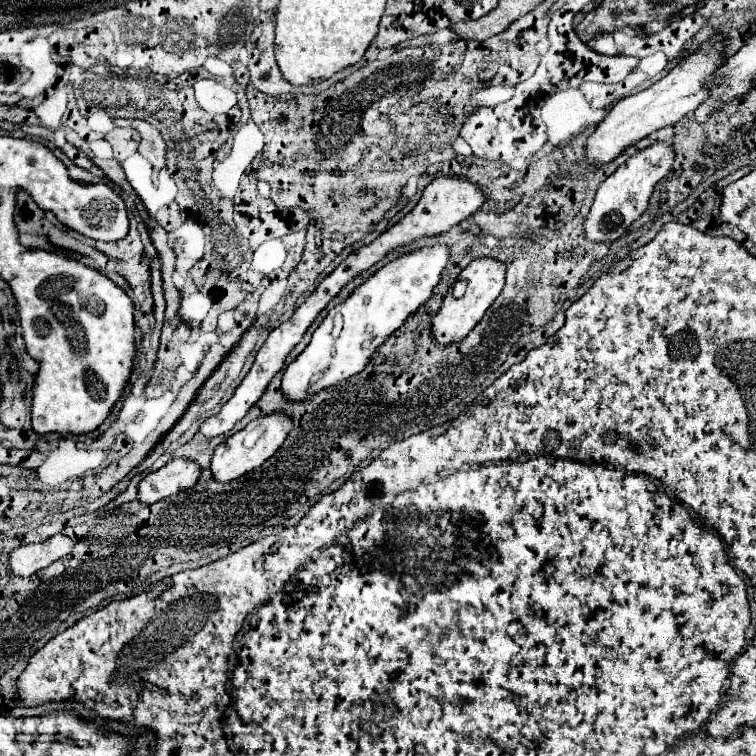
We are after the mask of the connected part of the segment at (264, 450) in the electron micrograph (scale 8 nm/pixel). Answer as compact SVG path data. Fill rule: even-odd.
M282 412L260 416L258 420L250 422L244 430L236 432L234 436L230 436L228 440L224 440L222 444L216 446L216 450L212 454L212 462L210 462L212 478L226 484L226 482L232 482L252 470L260 468L282 446L290 428L292 428L292 420Z

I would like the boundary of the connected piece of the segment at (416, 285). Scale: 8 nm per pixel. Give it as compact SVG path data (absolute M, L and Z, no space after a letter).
M440 244L400 256L398 260L380 268L342 304L328 312L324 322L312 334L312 340L304 352L284 370L282 394L290 402L300 402L364 370L384 340L396 332L396 328L400 328L408 316L414 316L414 312L418 312L418 308L430 300L446 262L448 248Z

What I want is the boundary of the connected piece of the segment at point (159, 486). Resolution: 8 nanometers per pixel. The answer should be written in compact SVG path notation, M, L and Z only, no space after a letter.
M170 460L156 472L150 472L138 486L138 502L154 504L182 490L190 490L200 476L200 466L190 460Z

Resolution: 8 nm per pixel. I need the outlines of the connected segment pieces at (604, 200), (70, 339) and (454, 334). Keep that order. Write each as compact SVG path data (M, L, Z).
M654 142L650 148L636 152L626 164L622 164L612 176L608 176L594 198L594 204L584 220L584 236L590 242L606 242L612 244L620 236L626 234L628 226L642 216L648 208L648 198L658 180L662 180L674 162L674 150L664 142Z
M26 250L24 258L28 258L28 270L24 268L24 286L28 288L18 290L16 298L20 300L26 350L40 364L40 424L36 424L36 432L94 432L120 400L134 370L134 304L122 288L86 264L42 250Z
M484 258L484 260L474 260L470 262L458 276L458 280L464 280L466 292L462 298L454 298L452 292L446 294L440 310L436 312L436 316L432 318L432 330L430 336L436 344L440 346L448 346L454 344L458 340L464 340L464 336L468 336L468 332L482 320L484 312L492 306L492 302L498 298L502 286L504 286L504 264L500 264L498 260L492 258Z

